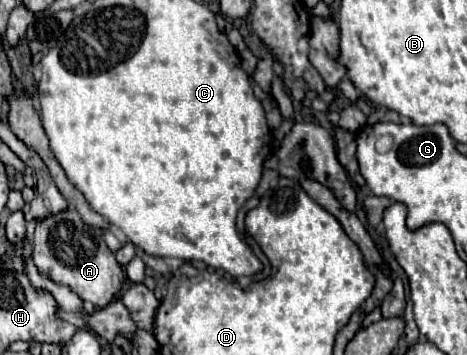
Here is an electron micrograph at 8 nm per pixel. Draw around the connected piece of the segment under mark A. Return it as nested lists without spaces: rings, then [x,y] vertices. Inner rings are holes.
[[[67,207],[59,213],[43,217],[35,227],[35,251],[33,261],[41,273],[61,285],[69,285],[83,301],[95,307],[105,307],[113,301],[123,283],[123,269],[117,263],[113,251],[103,241],[101,233],[81,221],[75,207]]]

